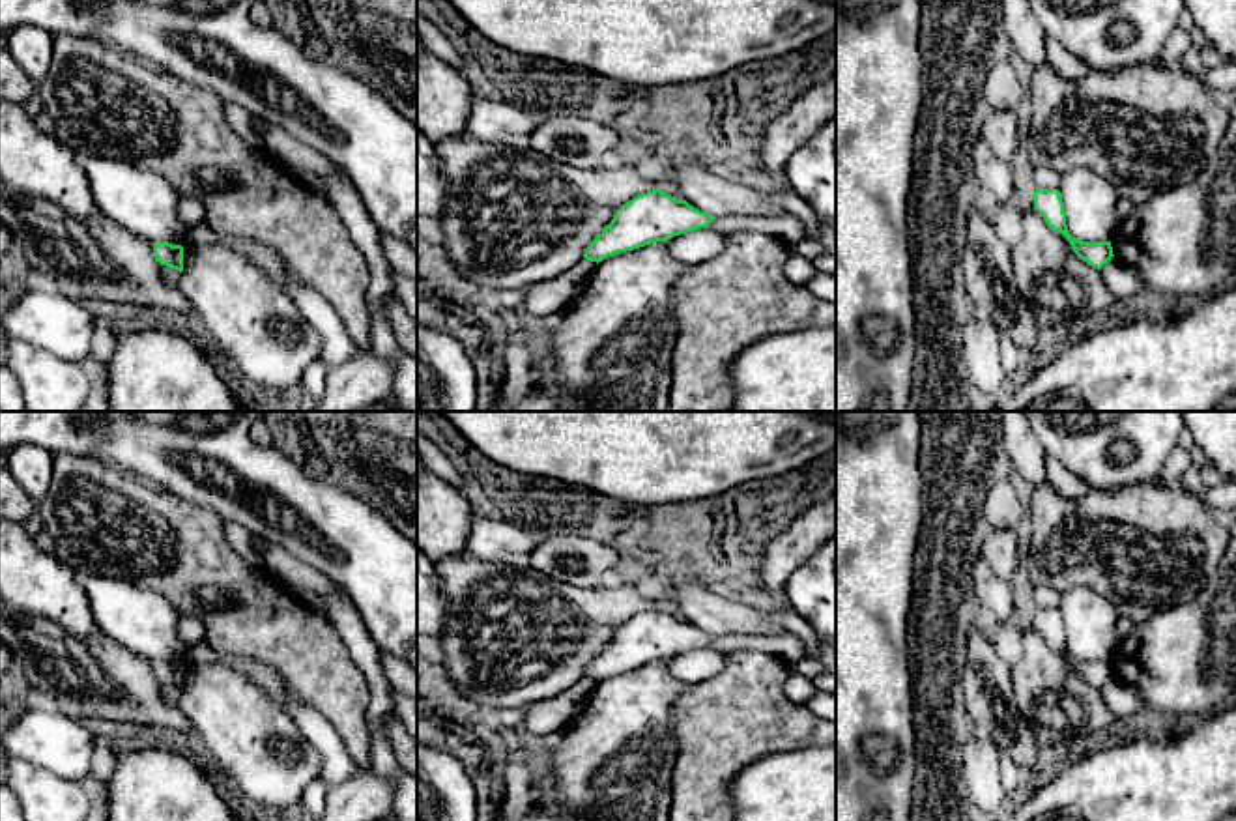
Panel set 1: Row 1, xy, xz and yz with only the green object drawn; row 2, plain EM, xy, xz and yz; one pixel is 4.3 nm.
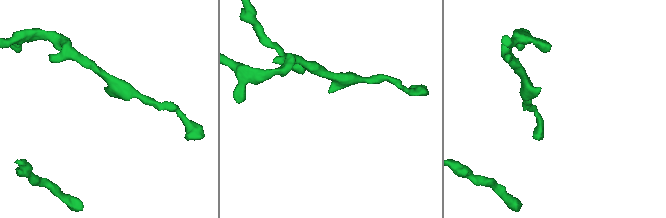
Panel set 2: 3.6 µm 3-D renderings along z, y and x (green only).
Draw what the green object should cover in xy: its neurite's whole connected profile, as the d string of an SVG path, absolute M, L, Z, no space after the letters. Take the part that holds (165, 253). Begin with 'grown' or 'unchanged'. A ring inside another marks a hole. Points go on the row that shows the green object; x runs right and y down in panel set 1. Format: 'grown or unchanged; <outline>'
unchanged; M168 241L153 243L153 256L161 266L183 271L183 247Z

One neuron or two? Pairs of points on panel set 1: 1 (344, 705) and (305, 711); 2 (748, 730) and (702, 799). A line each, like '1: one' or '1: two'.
1: two
2: one

